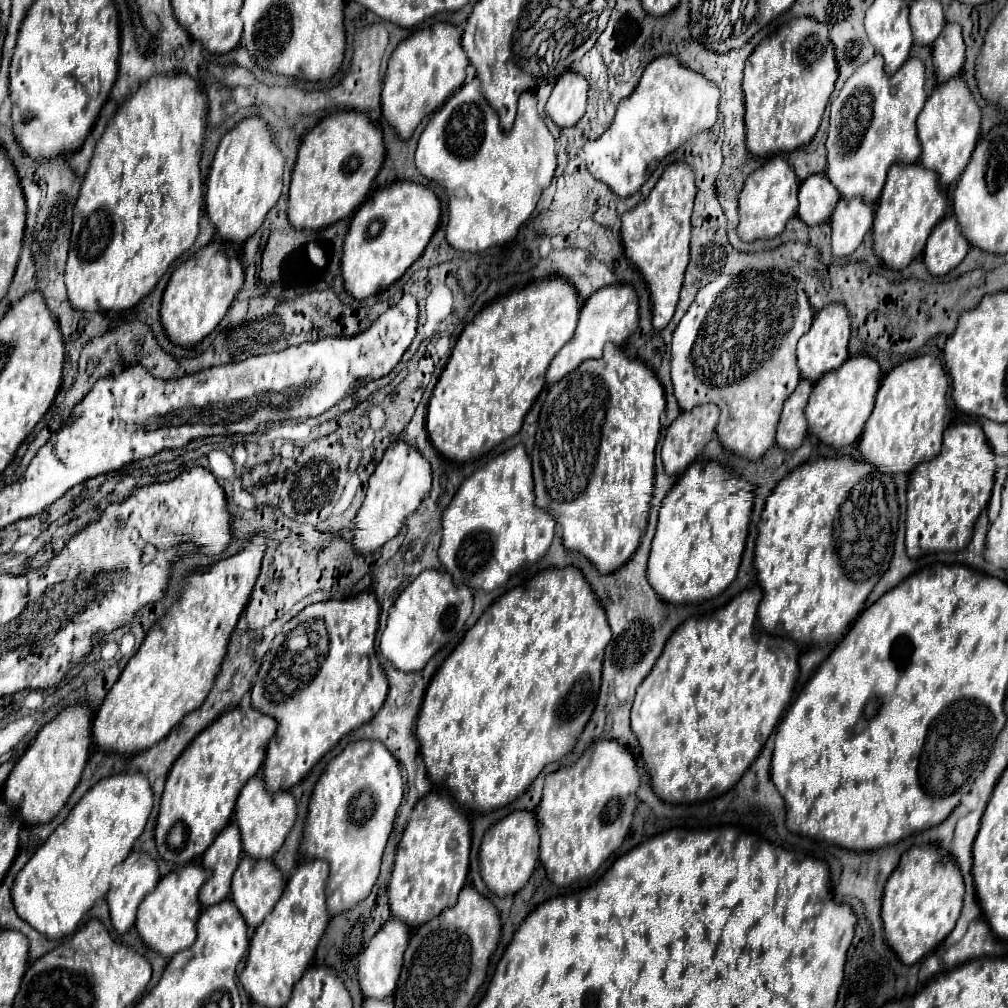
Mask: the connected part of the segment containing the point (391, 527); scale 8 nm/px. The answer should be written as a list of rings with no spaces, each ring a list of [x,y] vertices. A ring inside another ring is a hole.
[[[398,441],[396,445],[388,447],[368,481],[366,499],[354,517],[354,549],[358,553],[374,553],[386,541],[396,537],[408,515],[412,515],[428,495],[430,485],[432,471],[428,467],[428,461],[420,455],[420,451],[416,451],[416,447],[412,447],[412,443]]]

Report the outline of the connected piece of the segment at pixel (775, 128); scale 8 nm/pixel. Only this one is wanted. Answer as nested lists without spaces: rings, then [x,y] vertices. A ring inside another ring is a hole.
[[[796,17],[778,33],[766,37],[746,61],[746,149],[752,157],[790,153],[810,143],[834,91],[838,67],[824,23]]]

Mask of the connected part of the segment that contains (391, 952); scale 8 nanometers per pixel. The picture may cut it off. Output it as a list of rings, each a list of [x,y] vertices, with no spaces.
[[[390,919],[388,923],[384,923],[380,933],[368,943],[364,953],[360,955],[360,967],[358,967],[358,981],[360,981],[360,989],[362,989],[364,997],[384,999],[394,993],[396,983],[398,983],[398,975],[402,969],[404,951],[408,947],[408,939],[410,939],[408,925],[400,923],[396,919]]]

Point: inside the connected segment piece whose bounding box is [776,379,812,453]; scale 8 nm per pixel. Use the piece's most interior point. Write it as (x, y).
(792, 427)

